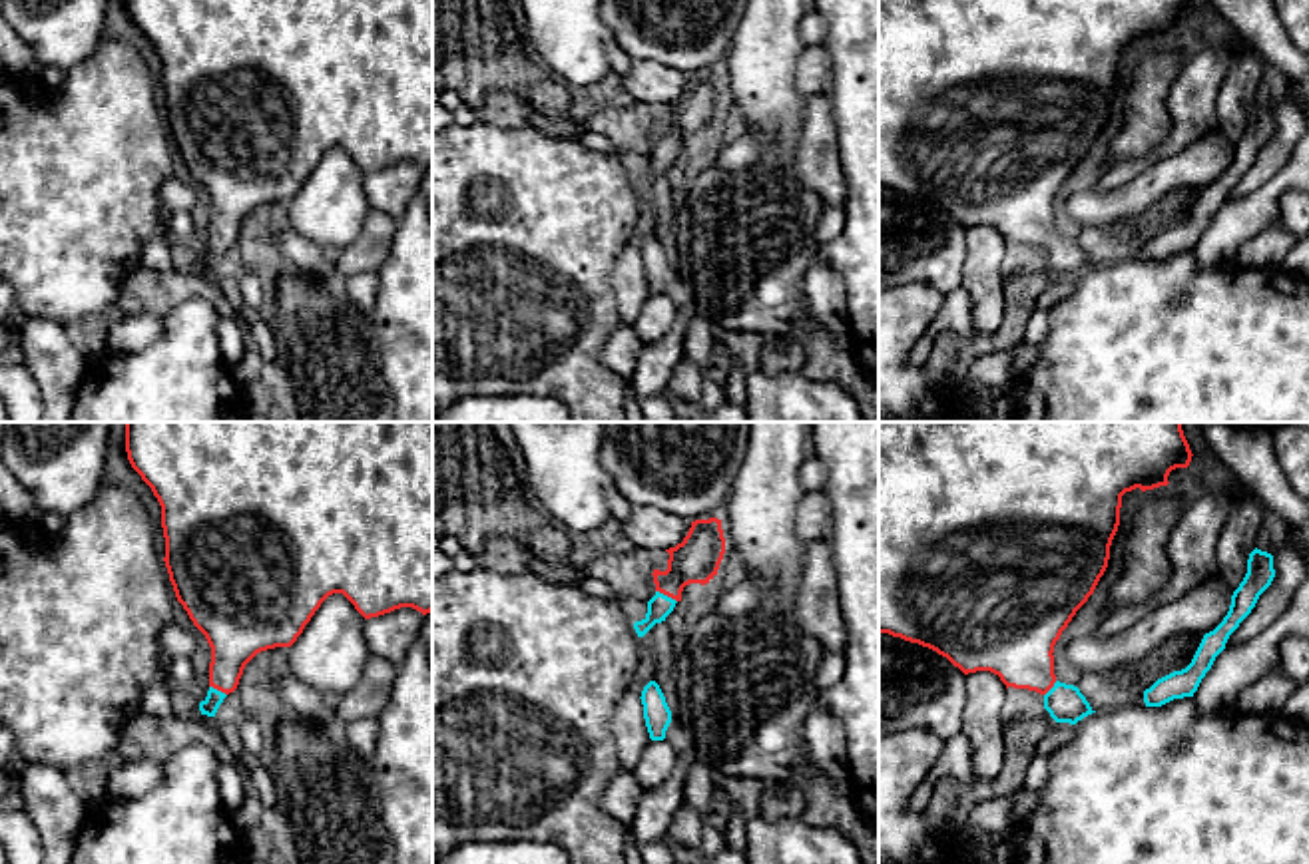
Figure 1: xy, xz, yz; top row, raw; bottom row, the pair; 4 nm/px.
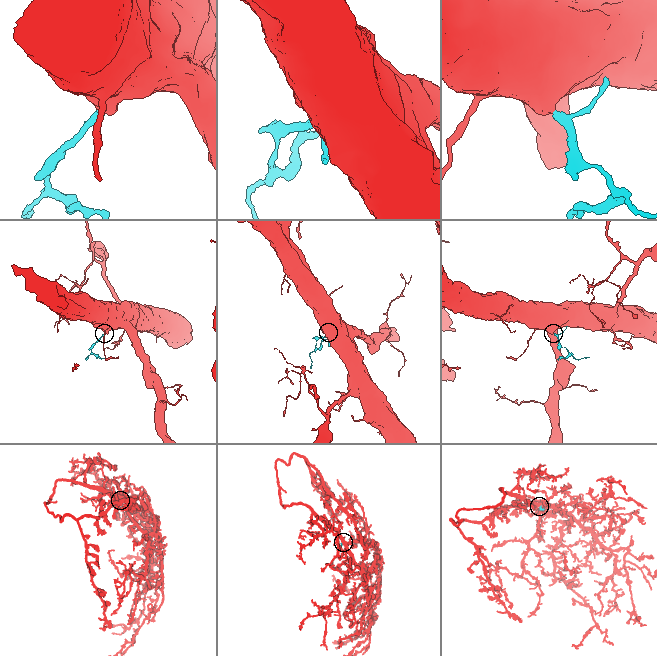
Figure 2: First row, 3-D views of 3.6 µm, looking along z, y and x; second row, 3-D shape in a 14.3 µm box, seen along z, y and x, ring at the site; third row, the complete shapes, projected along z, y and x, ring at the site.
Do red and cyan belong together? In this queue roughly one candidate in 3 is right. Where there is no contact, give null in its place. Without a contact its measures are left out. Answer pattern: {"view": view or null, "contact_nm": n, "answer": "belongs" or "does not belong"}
{"view": "xz", "contact_nm": 100, "answer": "belongs"}

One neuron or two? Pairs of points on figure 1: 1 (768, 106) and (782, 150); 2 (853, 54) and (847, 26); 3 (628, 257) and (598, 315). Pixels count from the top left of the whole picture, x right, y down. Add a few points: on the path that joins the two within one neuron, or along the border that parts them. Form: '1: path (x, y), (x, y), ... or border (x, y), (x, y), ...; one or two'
1: path (778, 116), (782, 140); one
2: path (853, 48), (853, 32); one
3: border (628, 241), (612, 271), (618, 317); two

